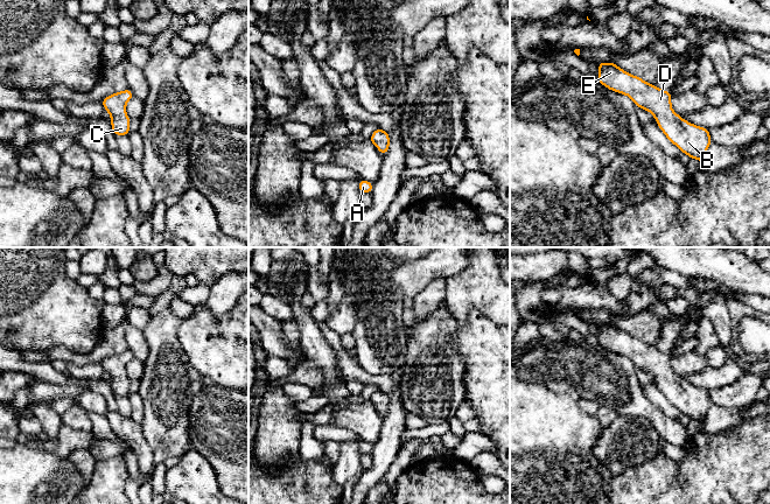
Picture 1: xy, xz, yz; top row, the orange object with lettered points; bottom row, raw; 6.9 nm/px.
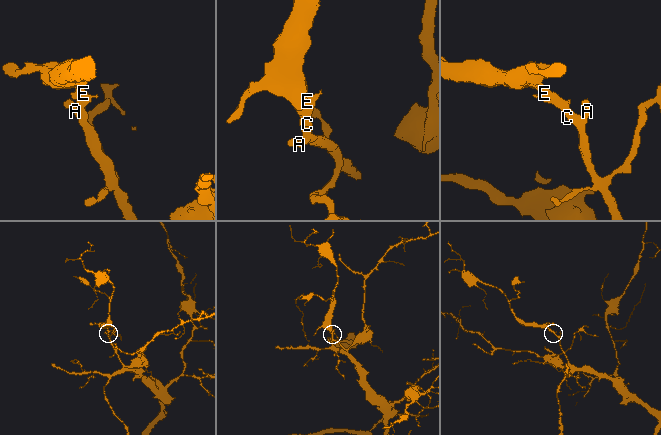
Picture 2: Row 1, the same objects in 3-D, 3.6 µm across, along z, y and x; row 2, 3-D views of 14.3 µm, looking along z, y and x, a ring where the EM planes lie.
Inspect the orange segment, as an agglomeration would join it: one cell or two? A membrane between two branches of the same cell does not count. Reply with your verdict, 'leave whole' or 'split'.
leave whole

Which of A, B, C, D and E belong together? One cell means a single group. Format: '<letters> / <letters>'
A B C D E

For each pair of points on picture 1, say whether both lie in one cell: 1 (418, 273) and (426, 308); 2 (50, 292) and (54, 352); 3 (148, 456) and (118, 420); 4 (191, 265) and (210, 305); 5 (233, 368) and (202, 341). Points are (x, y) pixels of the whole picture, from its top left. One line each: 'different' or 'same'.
1: different
2: different
3: same
4: different
5: same

